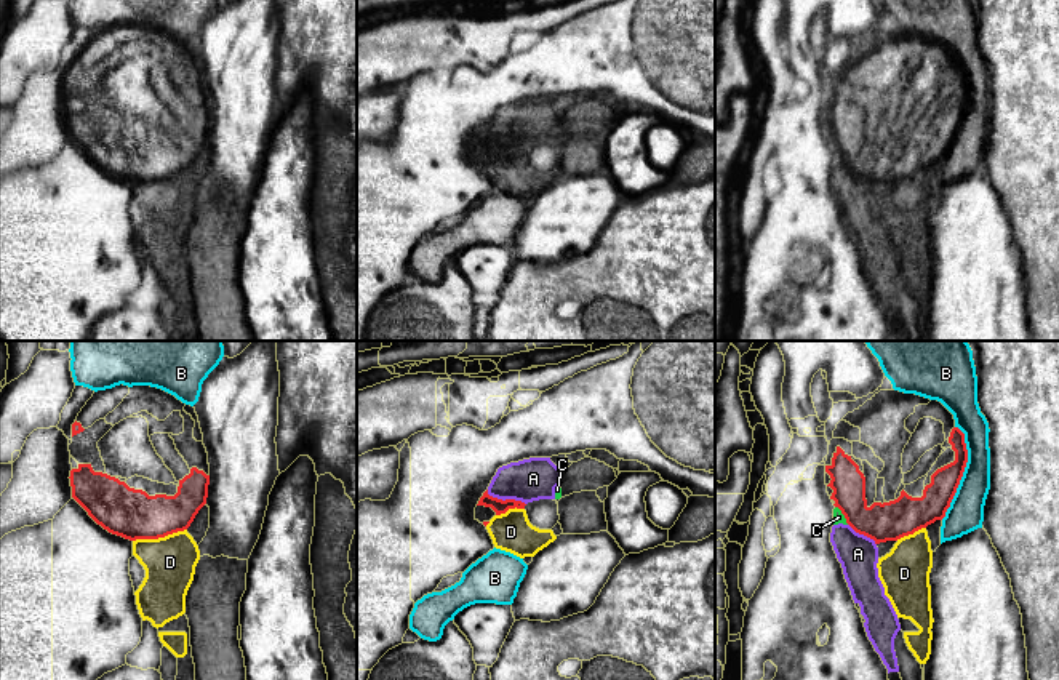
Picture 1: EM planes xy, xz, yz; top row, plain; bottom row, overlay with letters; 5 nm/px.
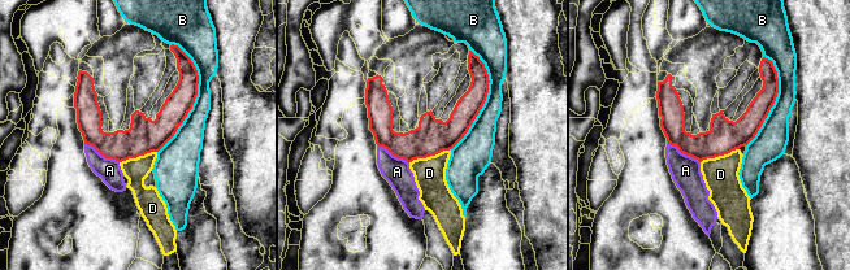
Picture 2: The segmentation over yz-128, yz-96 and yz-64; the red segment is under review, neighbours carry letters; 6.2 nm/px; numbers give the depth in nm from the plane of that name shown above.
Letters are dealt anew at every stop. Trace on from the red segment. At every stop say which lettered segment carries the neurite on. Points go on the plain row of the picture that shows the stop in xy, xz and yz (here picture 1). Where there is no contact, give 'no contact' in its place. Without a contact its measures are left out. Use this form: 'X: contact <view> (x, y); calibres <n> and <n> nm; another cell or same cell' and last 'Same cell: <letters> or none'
A: contact xz (506, 141); calibres 70 and 220 nm; another cell
B: contact yz (963, 112); calibres 150 and 180 nm; another cell
C: contact yz (843, 156); calibres 190 and 60 nm; another cell
D: contact xy (159, 178); calibres 260 and 260 nm; same cell
Same cell: D

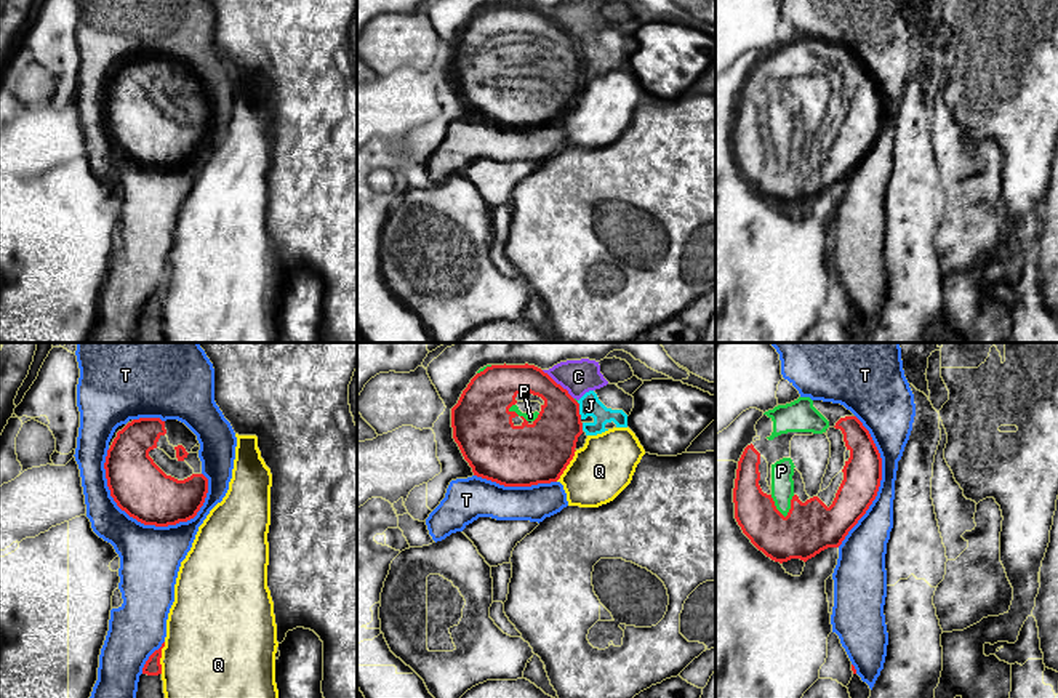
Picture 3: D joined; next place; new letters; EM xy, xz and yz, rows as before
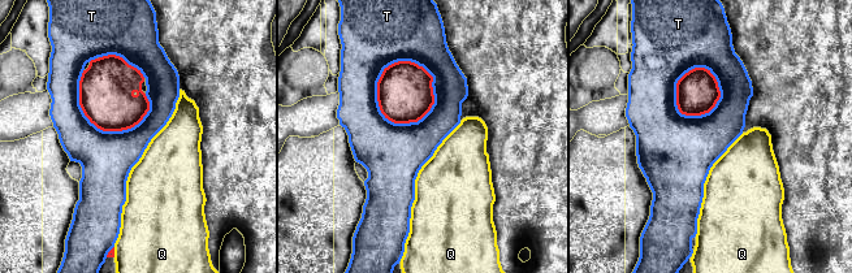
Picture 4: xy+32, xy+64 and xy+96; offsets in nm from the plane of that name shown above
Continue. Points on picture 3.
C: contact xz (559, 26); calibres 240 and 180 nm; another cell
J: contact xz (578, 52); calibres 280 and 110 nm; another cell
P: contact yz (775, 148); calibres 260 and 110 nm; same cell
Q: contact xy (160, 298); calibres 90 and 500 nm; another cell
T: contact xy (133, 159); calibres 280 and 300 nm; another cell
Same cell: P

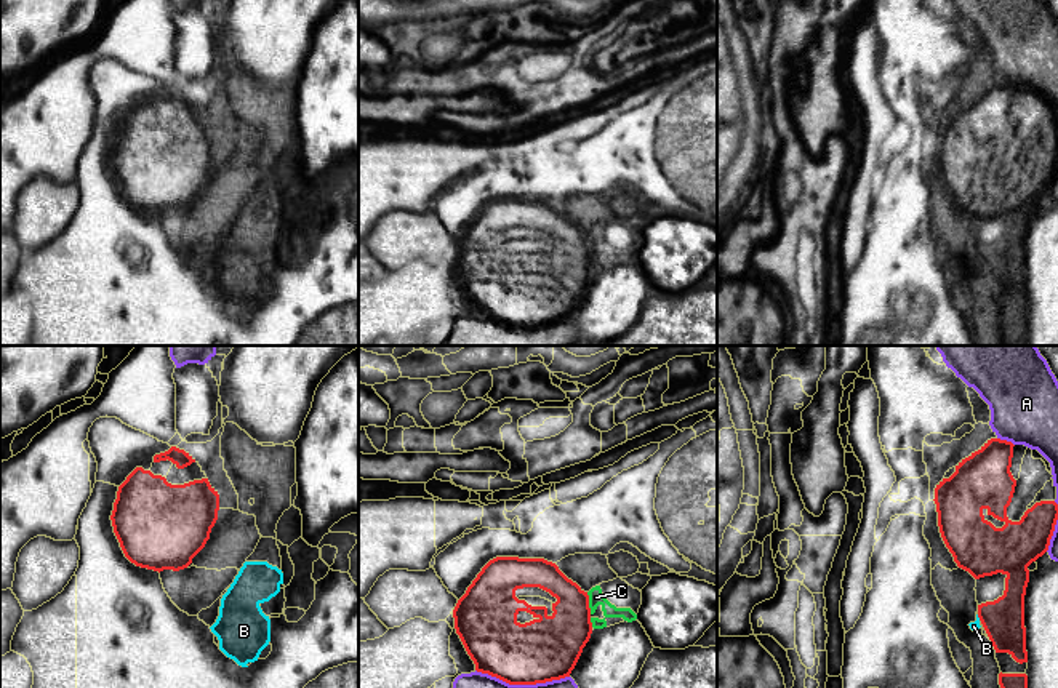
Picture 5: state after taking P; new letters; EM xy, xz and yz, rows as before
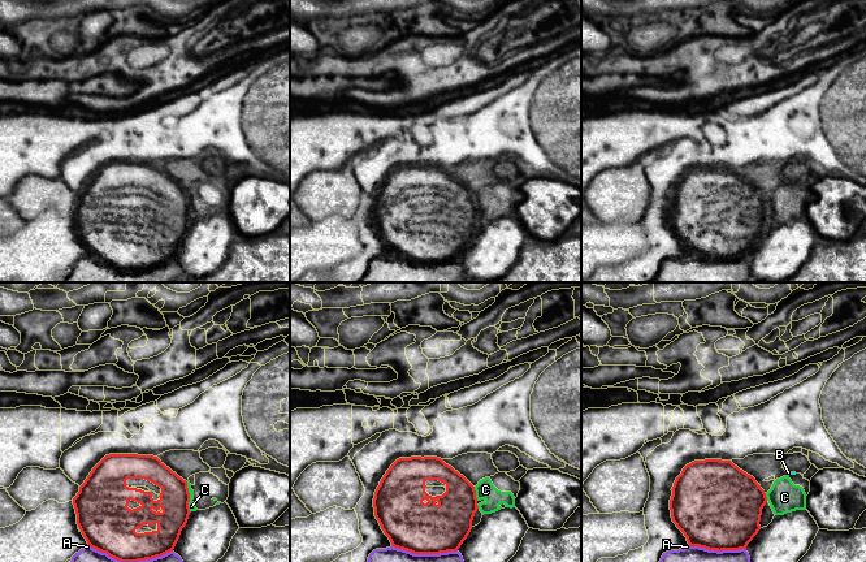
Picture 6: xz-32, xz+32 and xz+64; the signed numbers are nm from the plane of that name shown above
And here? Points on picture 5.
A: contact xz (522, 325); calibres 320 and 300 nm; another cell
B: contact yz (978, 258); calibres 200 and 50 nm; another cell
C: contact xz (588, 245); calibres 280 and 80 nm; another cell
Same cell: none

